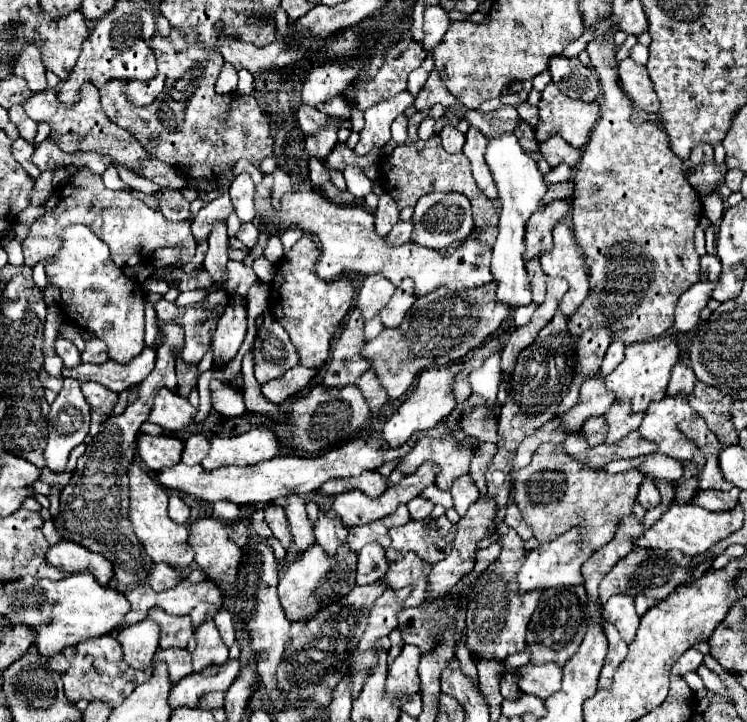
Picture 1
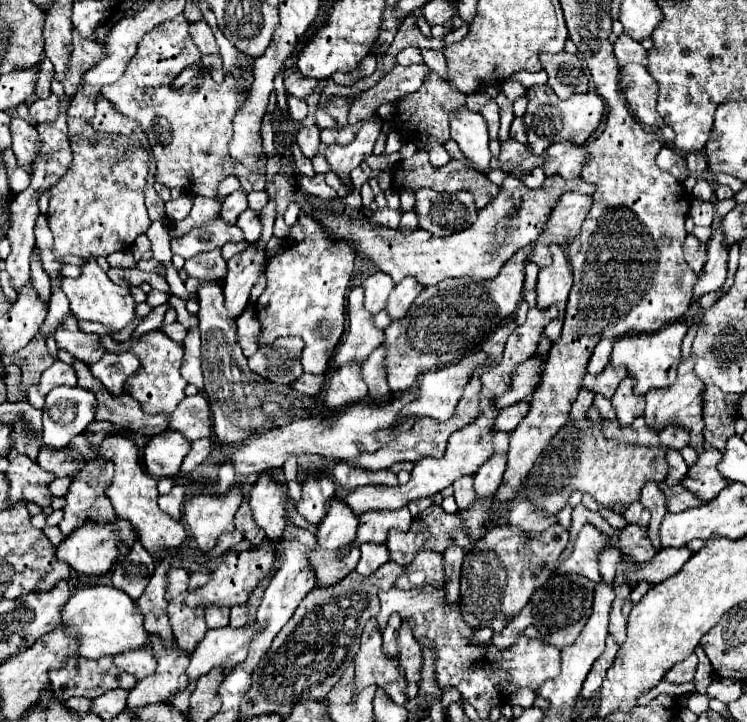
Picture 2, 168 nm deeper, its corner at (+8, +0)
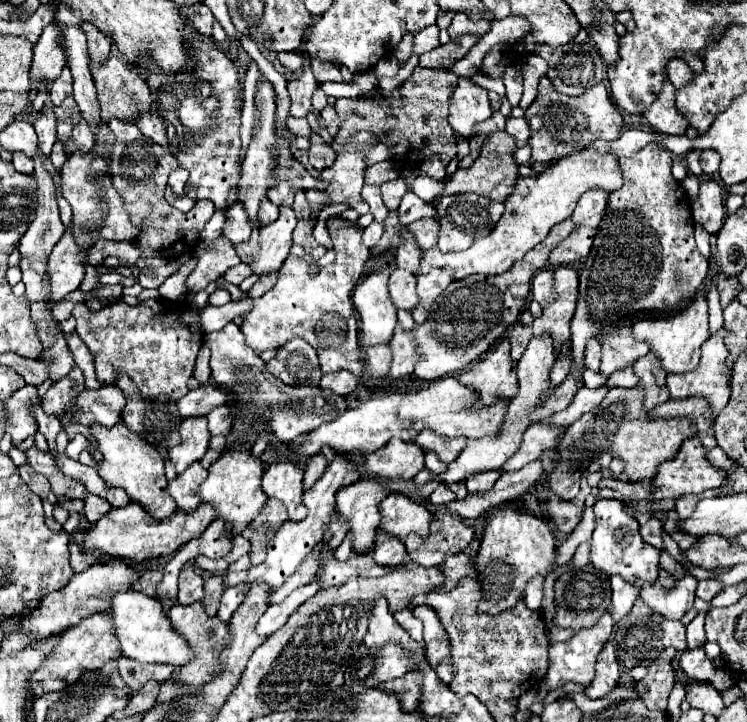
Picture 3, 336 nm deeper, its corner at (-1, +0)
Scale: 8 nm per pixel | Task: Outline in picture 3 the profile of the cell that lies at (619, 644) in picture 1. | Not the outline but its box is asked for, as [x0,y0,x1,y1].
[584,643,620,699]

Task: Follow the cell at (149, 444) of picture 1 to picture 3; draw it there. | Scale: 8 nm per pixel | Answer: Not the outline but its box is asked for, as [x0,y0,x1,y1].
[168,415,210,473]

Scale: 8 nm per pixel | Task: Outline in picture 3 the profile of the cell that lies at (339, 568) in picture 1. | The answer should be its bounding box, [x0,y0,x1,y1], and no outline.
[336,477,386,553]

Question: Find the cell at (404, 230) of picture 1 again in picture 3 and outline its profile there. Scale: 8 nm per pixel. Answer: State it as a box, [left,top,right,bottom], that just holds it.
[408,219,438,249]

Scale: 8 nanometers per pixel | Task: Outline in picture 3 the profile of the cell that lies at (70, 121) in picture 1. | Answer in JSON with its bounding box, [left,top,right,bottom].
[108,121,216,259]

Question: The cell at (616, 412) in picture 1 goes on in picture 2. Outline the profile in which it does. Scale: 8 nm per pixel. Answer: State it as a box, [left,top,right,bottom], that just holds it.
[613,377,645,427]

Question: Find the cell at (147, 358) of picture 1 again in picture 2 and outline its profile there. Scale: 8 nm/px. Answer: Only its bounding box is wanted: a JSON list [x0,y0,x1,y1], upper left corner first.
[39,361,77,395]

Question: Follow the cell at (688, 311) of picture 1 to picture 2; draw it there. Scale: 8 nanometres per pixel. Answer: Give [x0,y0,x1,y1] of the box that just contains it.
[693,227,729,299]

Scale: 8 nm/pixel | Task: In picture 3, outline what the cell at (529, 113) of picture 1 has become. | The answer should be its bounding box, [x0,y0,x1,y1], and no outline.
[506,119,528,147]

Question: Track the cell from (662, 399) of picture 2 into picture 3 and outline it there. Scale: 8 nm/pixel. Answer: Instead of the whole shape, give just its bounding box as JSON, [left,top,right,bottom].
[666,329,730,417]

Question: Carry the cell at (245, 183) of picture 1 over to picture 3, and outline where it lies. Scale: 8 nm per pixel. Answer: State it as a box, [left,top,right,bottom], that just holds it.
[222,203,252,245]

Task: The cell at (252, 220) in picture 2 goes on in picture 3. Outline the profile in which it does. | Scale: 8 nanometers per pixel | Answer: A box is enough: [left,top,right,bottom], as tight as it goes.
[258,197,278,225]

